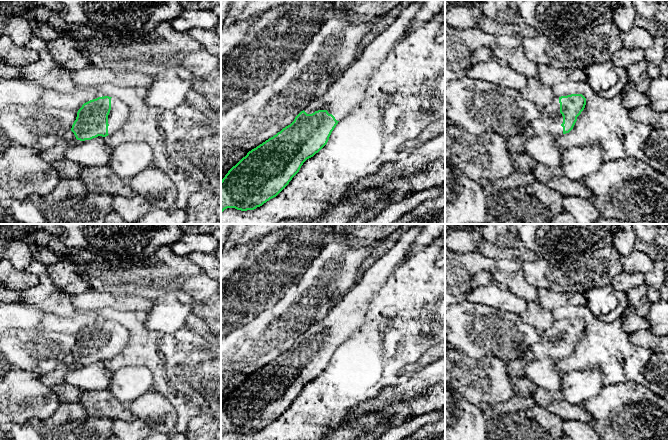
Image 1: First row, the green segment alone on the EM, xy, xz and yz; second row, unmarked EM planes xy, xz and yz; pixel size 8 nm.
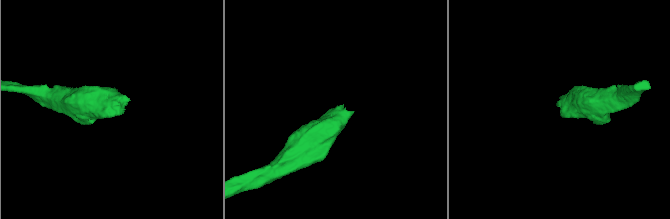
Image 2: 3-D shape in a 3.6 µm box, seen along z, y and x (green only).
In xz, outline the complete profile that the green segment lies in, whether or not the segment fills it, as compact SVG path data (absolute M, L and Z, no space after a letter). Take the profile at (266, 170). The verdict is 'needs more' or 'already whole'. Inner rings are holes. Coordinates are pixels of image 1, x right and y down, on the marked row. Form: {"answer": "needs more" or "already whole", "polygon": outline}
{"answer": "needs more", "polygon": "M416 0L401 10L400 15L394 19L394 22L386 30L379 33L379 35L359 53L355 62L340 76L327 94L311 102L295 117L290 125L249 151L245 157L228 171L221 180L221 213L227 208L235 208L241 211L254 210L276 197L289 184L292 178L299 172L303 163L313 157L327 144L336 125L351 114L354 108L360 105L360 102L365 97L367 85L374 71L383 64L387 56L405 37L406 30L420 10L422 3L423 0Z"}

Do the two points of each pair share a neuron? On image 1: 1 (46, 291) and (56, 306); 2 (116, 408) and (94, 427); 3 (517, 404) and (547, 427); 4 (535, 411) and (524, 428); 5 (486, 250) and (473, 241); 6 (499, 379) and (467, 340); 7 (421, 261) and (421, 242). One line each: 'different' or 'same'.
1: same
2: different
3: different
4: same
5: different
6: different
7: different

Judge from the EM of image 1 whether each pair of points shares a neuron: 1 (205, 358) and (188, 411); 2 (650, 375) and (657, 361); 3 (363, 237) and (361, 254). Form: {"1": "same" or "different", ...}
{"1": "same", "2": "same", "3": "different"}

